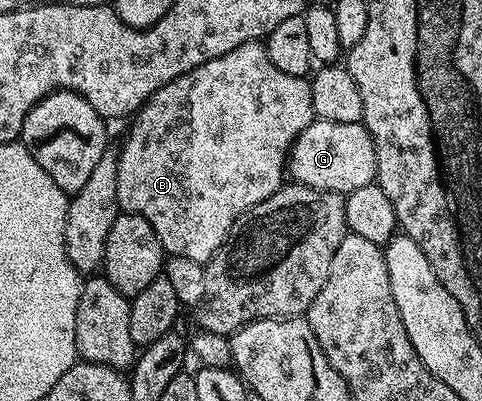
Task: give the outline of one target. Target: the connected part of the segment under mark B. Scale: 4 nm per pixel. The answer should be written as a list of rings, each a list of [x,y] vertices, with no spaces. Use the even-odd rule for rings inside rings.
[[[258,40],[245,42],[241,46],[237,46],[237,50],[229,50],[229,54],[221,54],[221,58],[206,60],[204,64],[197,66],[189,74],[171,80],[161,90],[153,93],[151,99],[135,113],[130,121],[132,124],[131,129],[127,132],[127,141],[124,142],[123,149],[118,149],[117,152],[119,157],[117,166],[119,207],[122,211],[132,212],[147,219],[149,226],[153,226],[167,256],[193,258],[193,262],[206,265],[215,251],[225,242],[233,222],[237,222],[237,218],[241,218],[241,214],[245,214],[253,206],[265,202],[265,198],[269,198],[276,190],[283,187],[291,148],[301,132],[315,119],[310,79],[285,74],[285,70],[277,70],[277,66],[273,66],[273,62],[269,58],[266,43]]]

